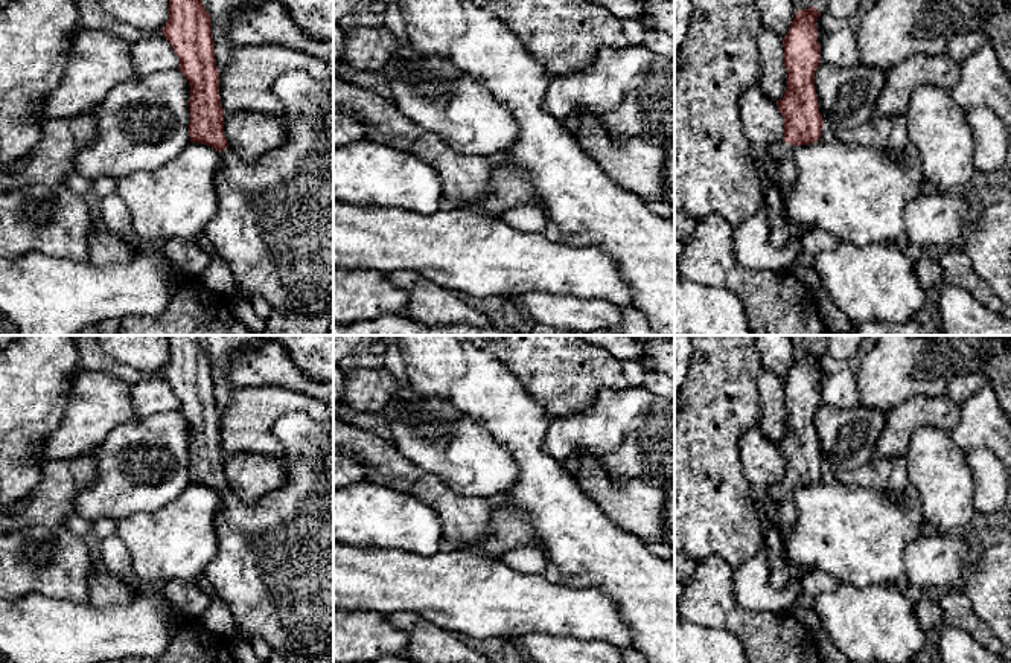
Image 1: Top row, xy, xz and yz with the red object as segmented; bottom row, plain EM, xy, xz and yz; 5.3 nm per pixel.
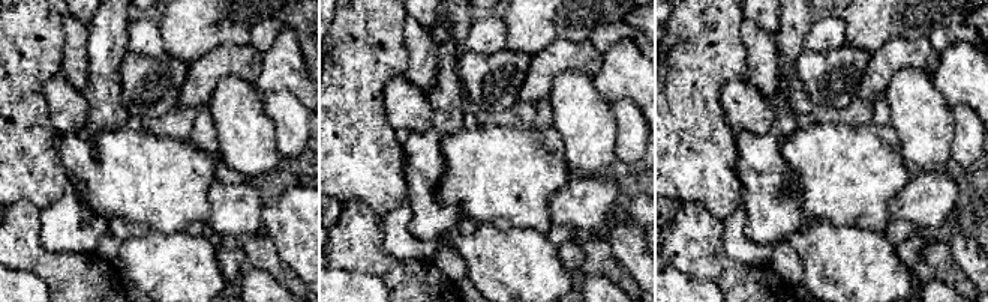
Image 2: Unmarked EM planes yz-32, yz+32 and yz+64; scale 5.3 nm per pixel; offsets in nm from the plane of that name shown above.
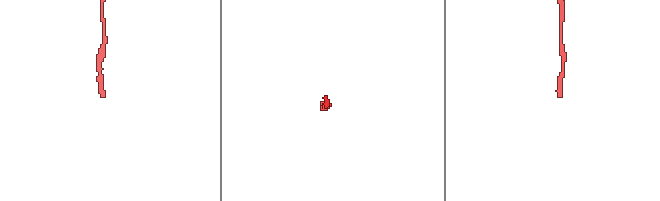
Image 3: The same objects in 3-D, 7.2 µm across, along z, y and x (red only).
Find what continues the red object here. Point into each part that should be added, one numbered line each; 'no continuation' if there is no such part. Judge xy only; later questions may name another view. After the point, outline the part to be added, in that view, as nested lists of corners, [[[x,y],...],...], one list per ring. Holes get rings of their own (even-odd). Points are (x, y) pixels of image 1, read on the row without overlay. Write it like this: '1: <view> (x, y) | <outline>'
1: xy (274, 564) | [[[295,412],[282,416],[273,425],[273,434],[285,451],[286,482],[282,488],[265,494],[253,504],[244,503],[230,489],[221,492],[222,508],[213,521],[218,552],[206,567],[204,575],[207,576],[213,593],[227,604],[234,622],[251,640],[266,642],[271,646],[273,654],[308,657],[329,655],[333,643],[333,424],[318,422],[303,412]]]

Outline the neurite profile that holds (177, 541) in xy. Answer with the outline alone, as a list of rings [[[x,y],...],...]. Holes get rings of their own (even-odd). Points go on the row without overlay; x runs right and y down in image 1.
[[[190,483],[155,512],[139,512],[116,521],[116,536],[126,546],[134,582],[161,588],[172,579],[195,581],[218,552],[215,517],[221,494]]]

